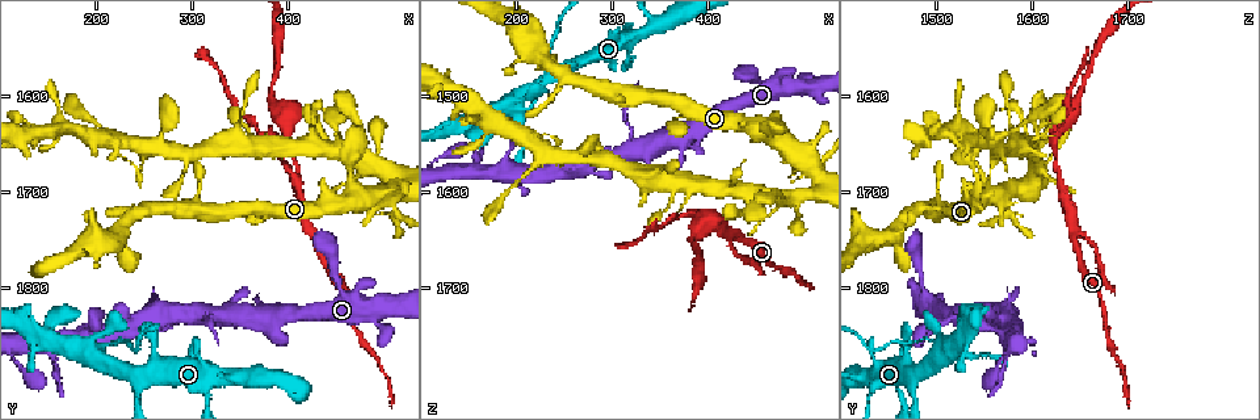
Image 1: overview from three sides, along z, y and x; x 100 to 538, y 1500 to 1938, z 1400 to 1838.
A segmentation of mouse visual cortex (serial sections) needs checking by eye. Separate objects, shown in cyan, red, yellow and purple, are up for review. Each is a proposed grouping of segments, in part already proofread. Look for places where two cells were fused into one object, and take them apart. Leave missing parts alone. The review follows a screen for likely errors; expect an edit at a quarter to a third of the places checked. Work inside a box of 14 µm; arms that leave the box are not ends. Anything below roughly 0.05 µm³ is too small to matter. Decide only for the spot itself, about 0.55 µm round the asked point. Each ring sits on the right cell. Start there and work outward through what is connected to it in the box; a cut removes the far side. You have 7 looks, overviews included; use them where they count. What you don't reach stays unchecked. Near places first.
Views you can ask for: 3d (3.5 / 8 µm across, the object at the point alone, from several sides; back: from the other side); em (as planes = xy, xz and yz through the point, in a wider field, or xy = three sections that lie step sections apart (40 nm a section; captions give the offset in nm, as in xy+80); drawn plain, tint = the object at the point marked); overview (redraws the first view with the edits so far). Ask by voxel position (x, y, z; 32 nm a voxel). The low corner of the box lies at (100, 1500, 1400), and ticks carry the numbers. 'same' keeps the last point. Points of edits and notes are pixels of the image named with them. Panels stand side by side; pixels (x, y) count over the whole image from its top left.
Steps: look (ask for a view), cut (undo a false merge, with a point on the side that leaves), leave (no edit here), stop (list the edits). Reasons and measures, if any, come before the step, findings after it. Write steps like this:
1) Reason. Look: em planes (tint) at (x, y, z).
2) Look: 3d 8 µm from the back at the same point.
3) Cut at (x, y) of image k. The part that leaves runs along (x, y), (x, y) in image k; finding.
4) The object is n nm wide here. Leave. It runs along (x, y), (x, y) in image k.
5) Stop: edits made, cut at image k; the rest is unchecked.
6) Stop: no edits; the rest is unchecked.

A fork. Look: 3d 8 µm at (425, 1750, 1645).

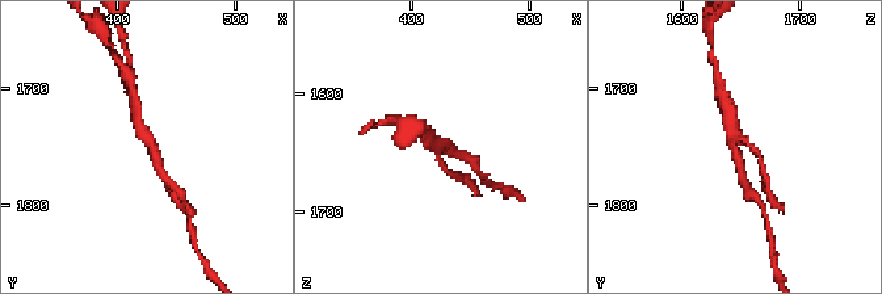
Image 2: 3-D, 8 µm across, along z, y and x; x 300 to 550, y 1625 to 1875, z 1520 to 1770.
Closer look. Look: 3d 3.5 µm at (430, 1748, 1644).

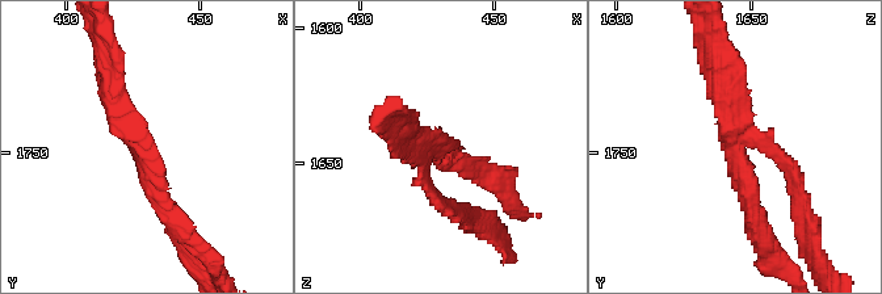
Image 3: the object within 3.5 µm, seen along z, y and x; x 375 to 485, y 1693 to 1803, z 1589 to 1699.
3 arms meet here; the arms are 150, 200, 250 nm wide. Look: em xy step 5 (tint) at (428, 1748, 1643).

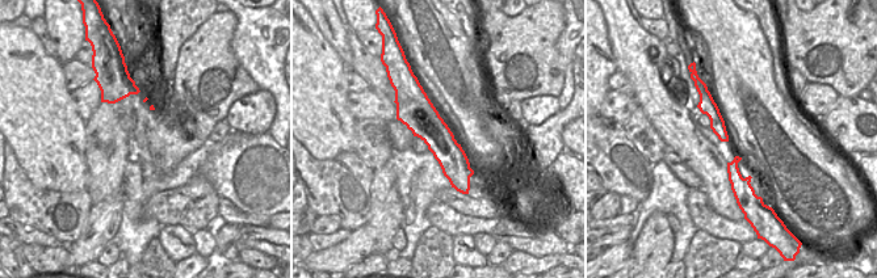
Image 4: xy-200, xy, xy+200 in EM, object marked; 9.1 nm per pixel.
The object is 300 nm wide here. Leave. It runs along (418, 88), (418, 114), (465, 190) in image 4; one cell here.

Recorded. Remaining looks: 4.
Thick turns thin. Look: 3d 3.5 µm at (315, 1830, 1535).

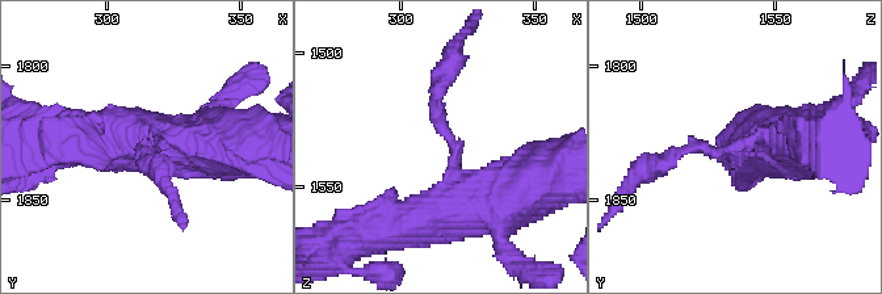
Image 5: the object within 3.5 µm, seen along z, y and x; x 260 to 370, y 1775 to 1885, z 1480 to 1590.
The arms are 200, 600 nm wide; now the EM. Look: em xy step 5 (tint) at (317, 1830, 1532).

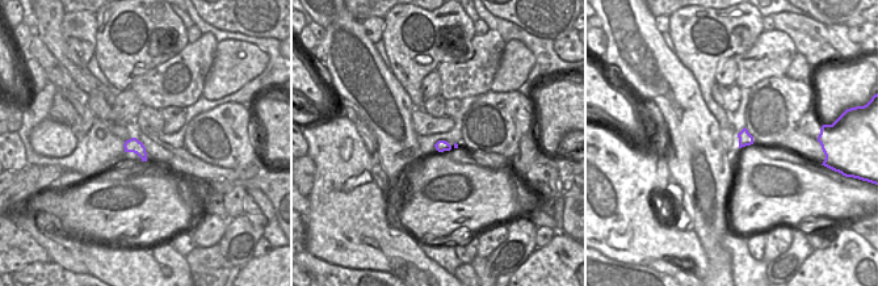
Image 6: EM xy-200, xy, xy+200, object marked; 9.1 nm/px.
Cut at (442, 89) of image 5. The part that leaves runs along (449, 138), (437, 88), (461, 34) in image 5; a second cell is stuck on.

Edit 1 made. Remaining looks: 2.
Sharp bend. Look: 3d 3.5 µm at (205, 1860, 1515).

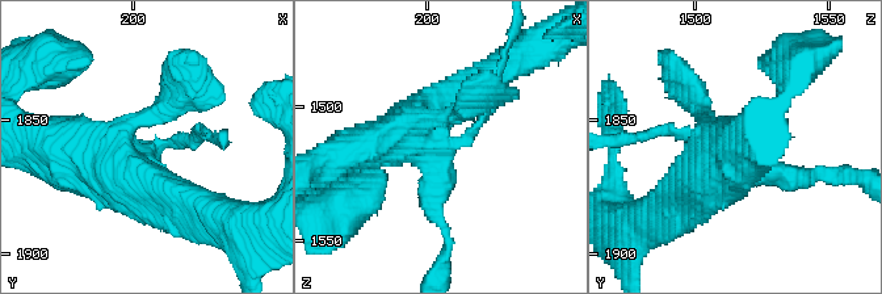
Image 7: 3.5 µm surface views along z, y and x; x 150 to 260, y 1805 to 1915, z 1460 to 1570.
Need the tissue. Look: em xy step 1 (tint) at (206, 1862, 1515).

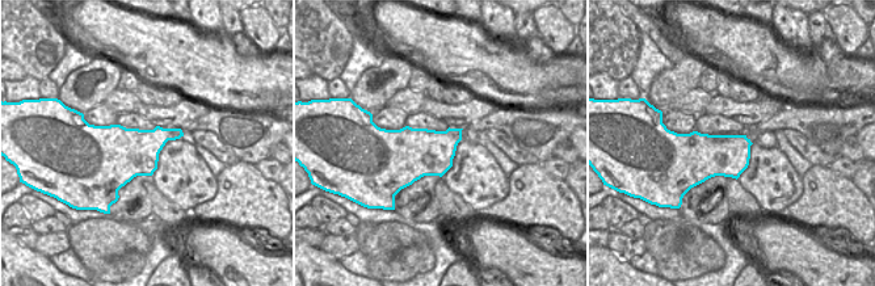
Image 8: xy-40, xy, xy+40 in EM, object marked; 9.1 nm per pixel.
Cut at (197, 141) of image 7. A border runs along (172, 129), (176, 138) in image 8; a second cell is stuck on.

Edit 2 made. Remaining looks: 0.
Stop: edits made, cut at image 5, cut at image 7; the rest is unchecked.

